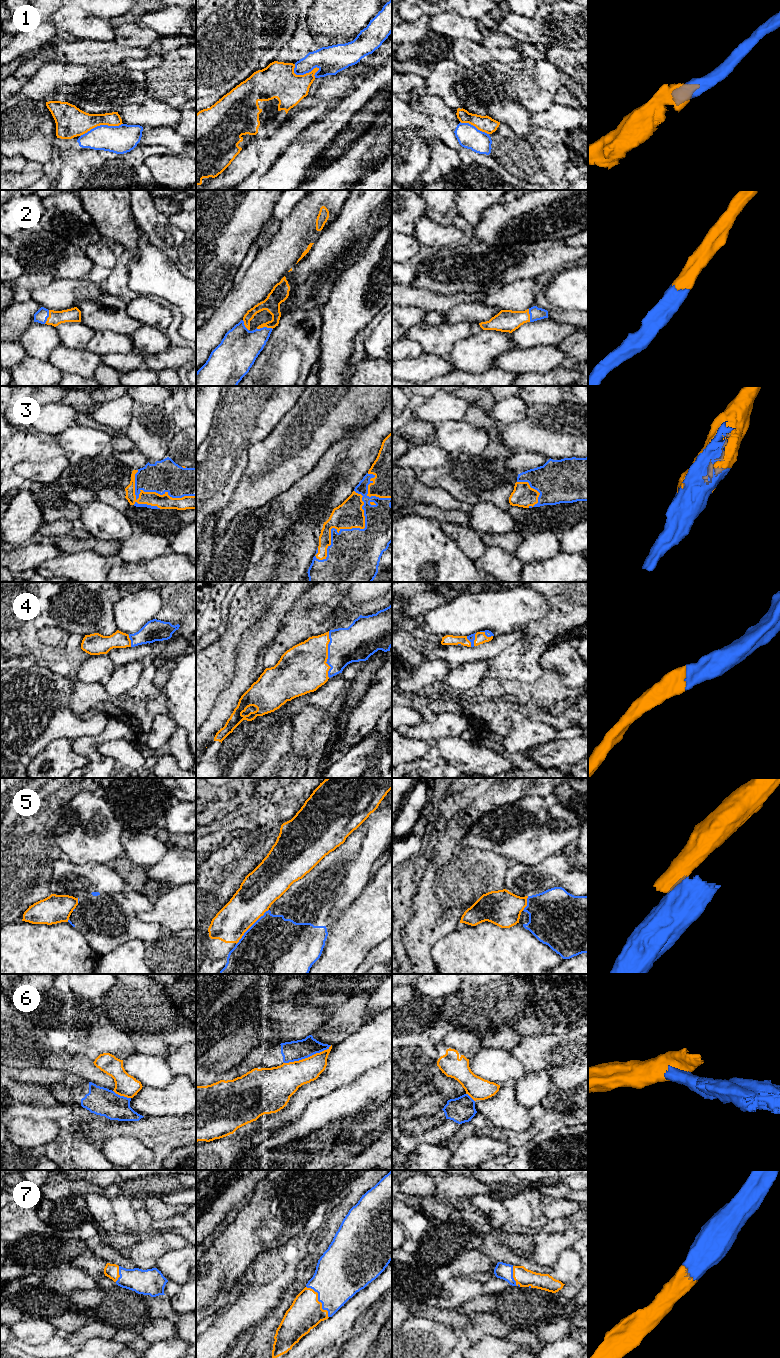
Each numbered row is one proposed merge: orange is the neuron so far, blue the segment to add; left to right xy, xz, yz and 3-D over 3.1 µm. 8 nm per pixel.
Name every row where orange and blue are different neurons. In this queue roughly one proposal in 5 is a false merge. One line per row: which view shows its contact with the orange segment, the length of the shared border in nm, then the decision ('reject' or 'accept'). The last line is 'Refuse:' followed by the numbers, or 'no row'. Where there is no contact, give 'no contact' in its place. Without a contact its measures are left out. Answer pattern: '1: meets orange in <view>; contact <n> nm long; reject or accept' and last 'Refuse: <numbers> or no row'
1: meets orange in xy; contact 360 nm long; reject
2: meets orange in xz; contact 140 nm long; accept
3: meets orange in xz; contact 650 nm long; accept
4: meets orange in xz; contact 380 nm long; accept
5: meets orange in xz; contact 380 nm long; reject
6: meets orange in xz; contact 420 nm long; reject
7: meets orange in xz; contact 320 nm long; accept
Refuse: 1, 5, 6

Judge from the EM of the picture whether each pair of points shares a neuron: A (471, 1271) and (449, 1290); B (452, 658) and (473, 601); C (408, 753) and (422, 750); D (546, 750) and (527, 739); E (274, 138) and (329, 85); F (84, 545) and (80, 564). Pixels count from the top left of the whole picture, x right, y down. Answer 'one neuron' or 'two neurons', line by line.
A: two neurons
B: two neurons
C: one neuron
D: two neurons
E: one neuron
F: two neurons

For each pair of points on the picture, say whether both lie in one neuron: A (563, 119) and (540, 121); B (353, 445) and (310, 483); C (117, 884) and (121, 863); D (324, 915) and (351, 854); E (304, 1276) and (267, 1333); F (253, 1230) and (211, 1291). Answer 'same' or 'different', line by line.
A: same
B: same
C: different
D: same
E: same
F: same

